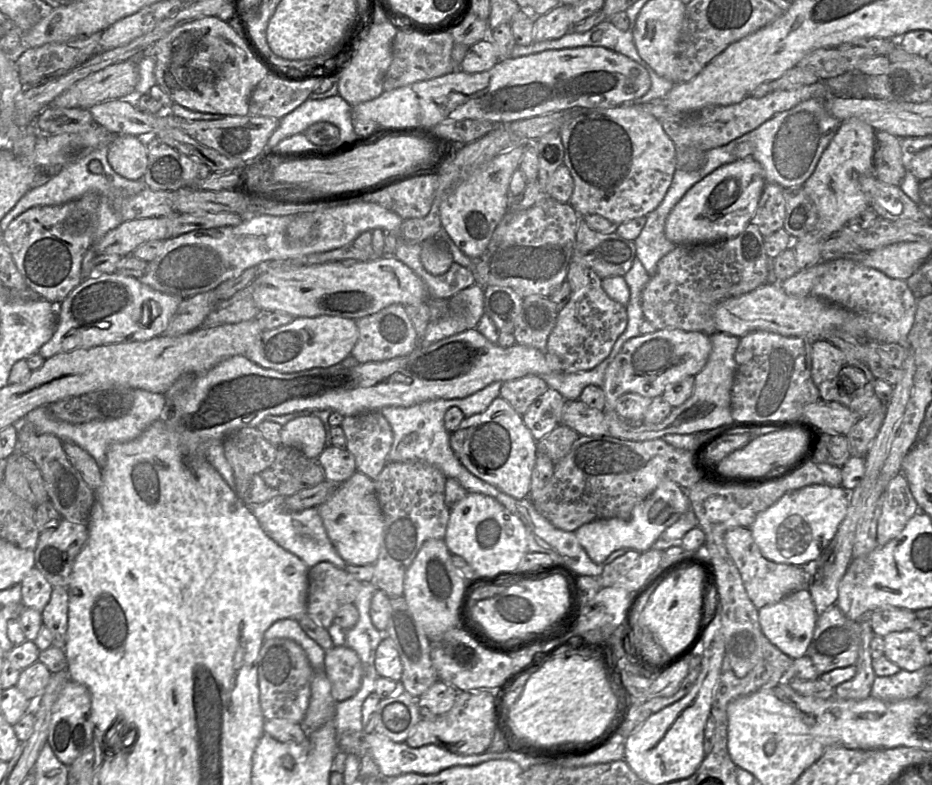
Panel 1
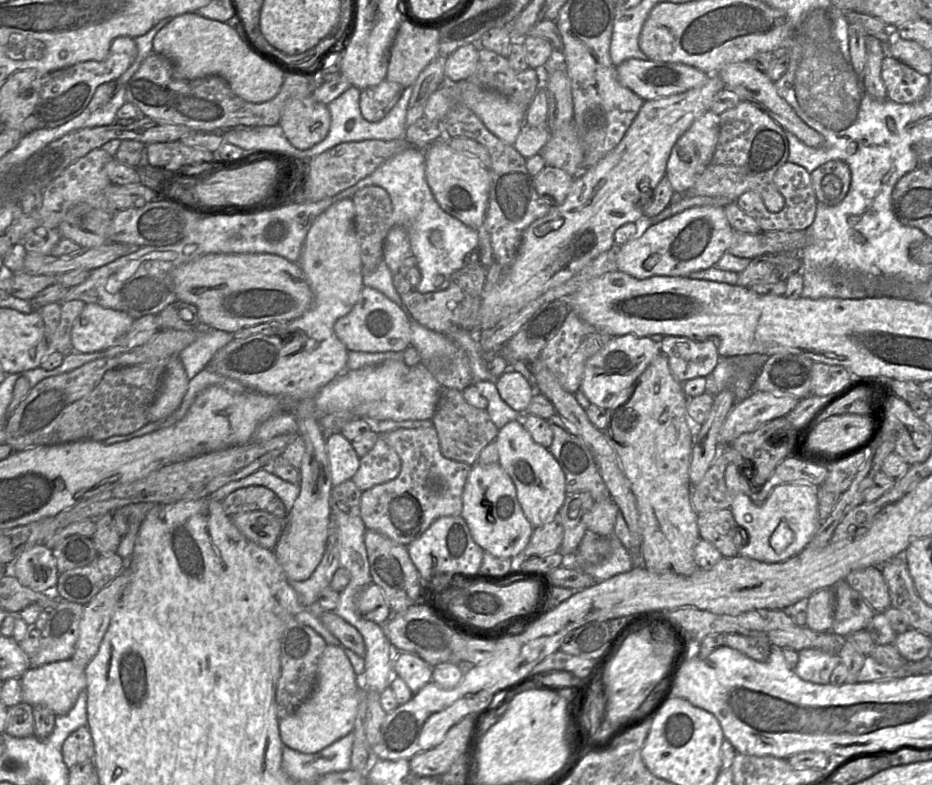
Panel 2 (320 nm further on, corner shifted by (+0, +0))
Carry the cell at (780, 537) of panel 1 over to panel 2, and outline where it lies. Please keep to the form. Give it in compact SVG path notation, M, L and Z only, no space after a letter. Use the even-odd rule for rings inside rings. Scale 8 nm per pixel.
M736 464L727 466L725 483L733 497L730 510L737 524L735 541L740 556L765 563L786 561L808 546L821 525L817 486L810 483L784 483L774 487L764 502L754 502L741 492Z

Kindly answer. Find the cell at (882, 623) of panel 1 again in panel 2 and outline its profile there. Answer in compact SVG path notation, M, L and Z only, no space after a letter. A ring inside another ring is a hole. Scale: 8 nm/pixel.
M871 566L854 570L847 575L845 580L851 588L862 595L877 614L883 614L891 607L887 583L880 567Z

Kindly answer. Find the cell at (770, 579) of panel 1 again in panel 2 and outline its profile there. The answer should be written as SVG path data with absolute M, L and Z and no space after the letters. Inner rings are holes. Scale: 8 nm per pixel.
M730 508L699 514L698 518L700 537L712 543L724 558L738 556L736 525Z

